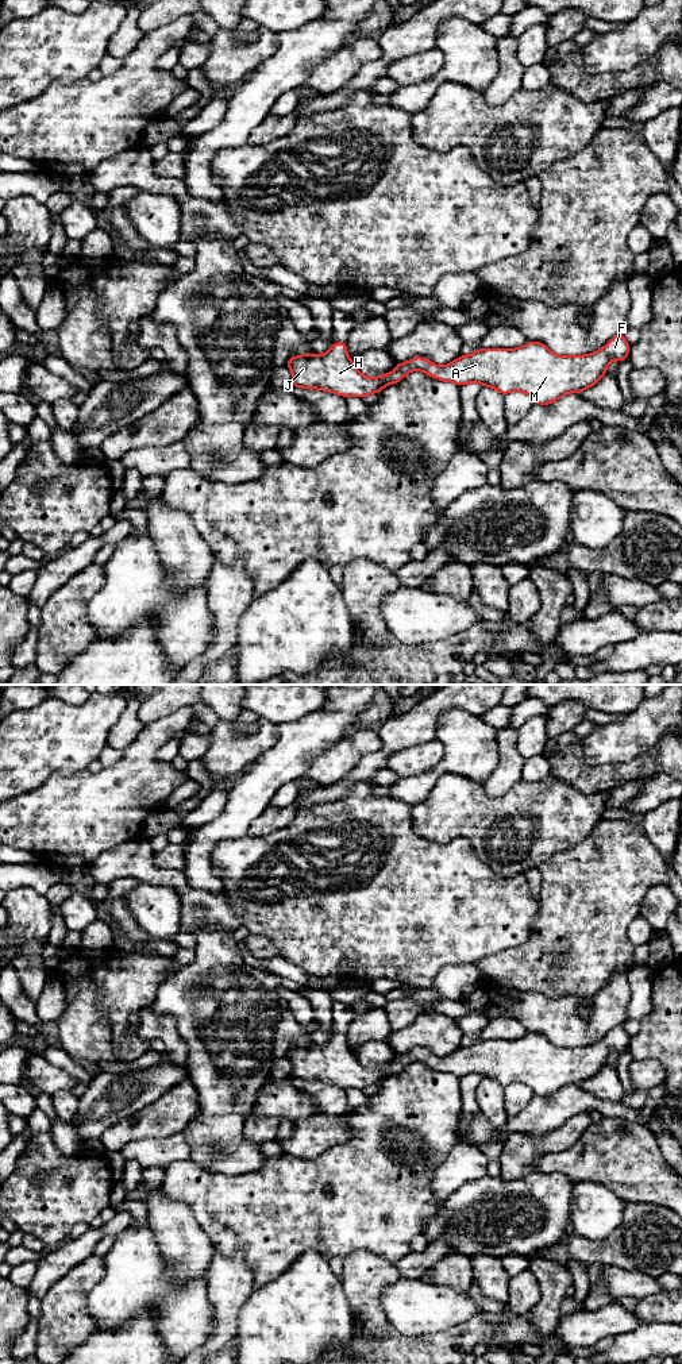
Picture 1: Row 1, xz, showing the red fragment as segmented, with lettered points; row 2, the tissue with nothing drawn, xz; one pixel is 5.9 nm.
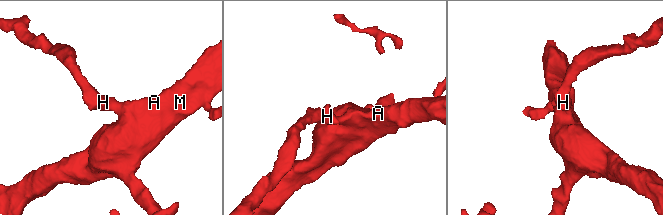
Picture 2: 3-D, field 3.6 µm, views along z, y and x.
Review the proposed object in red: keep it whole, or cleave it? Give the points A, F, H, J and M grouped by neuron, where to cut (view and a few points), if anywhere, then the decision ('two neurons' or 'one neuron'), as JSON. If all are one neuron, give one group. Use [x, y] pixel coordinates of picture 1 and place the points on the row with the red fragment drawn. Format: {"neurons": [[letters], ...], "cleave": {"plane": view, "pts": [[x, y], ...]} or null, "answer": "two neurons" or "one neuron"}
{"neurons": [["A", "F", "H", "J", "M"]], "cleave": null, "answer": "one neuron"}

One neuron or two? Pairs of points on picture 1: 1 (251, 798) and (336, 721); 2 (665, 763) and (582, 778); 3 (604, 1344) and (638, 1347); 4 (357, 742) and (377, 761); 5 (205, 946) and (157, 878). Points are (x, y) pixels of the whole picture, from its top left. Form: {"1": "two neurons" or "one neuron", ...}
{"1": "one neuron", "2": "one neuron", "3": "two neurons", "4": "two neurons", "5": "two neurons"}

